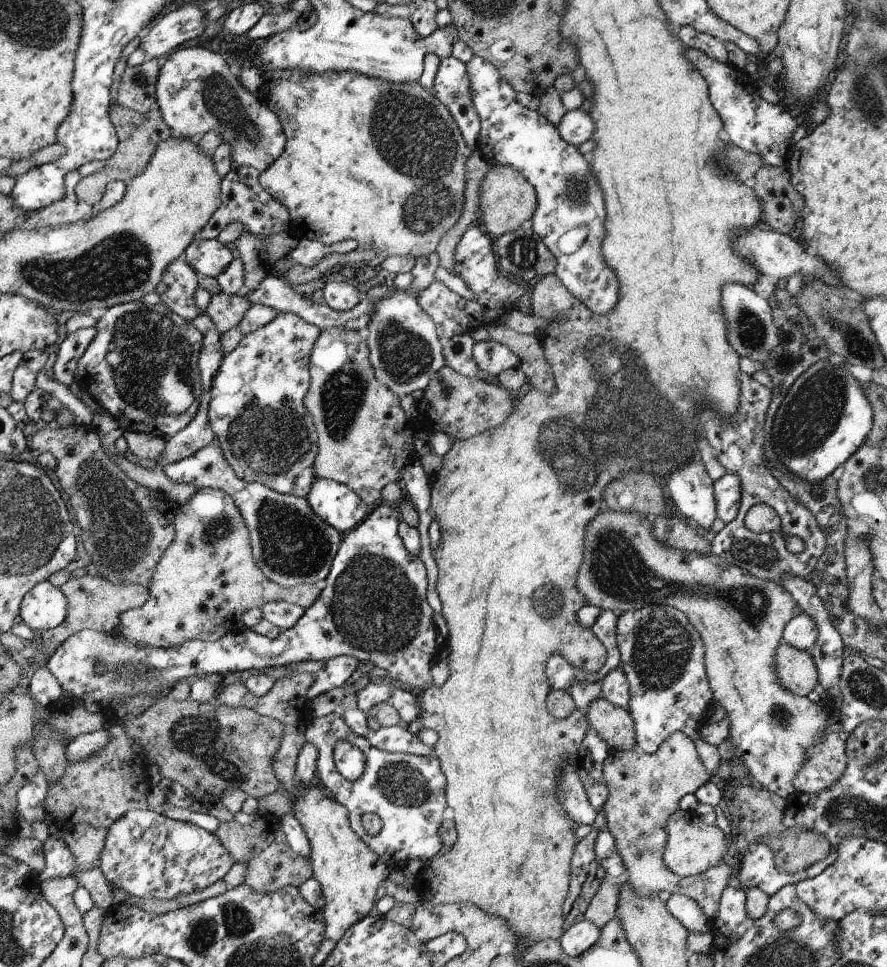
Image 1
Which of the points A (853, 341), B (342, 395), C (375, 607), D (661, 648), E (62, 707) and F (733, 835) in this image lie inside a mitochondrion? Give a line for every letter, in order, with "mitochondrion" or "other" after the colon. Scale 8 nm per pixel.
A: mitochondrion
B: mitochondrion
C: mitochondrion
D: mitochondrion
E: other
F: other

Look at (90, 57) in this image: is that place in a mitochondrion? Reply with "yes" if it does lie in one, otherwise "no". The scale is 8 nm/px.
yes

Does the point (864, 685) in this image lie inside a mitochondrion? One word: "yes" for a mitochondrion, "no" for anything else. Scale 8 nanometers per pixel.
yes

